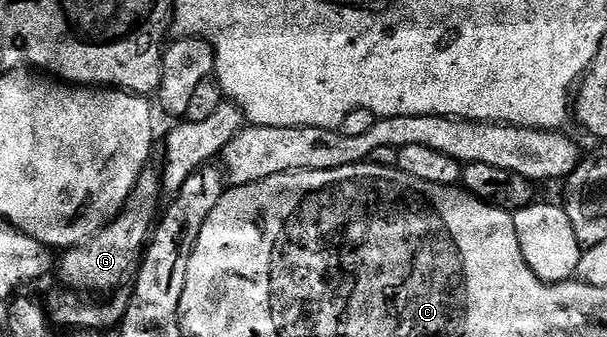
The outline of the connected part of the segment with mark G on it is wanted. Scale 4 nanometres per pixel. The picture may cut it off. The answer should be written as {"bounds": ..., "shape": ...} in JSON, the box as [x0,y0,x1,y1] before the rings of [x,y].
{"bounds":[55,167,163,295],"shape":[[[147,167],[139,175],[127,203],[119,211],[119,215],[114,221],[108,221],[105,227],[95,235],[91,235],[83,243],[74,245],[72,249],[66,249],[60,254],[59,260],[55,265],[56,276],[61,276],[61,281],[66,290],[76,291],[82,295],[97,295],[93,293],[112,294],[120,290],[125,280],[132,278],[136,274],[145,250],[151,240],[151,234],[159,220],[159,214],[163,209],[163,190],[161,188],[161,178],[158,170]]]}

